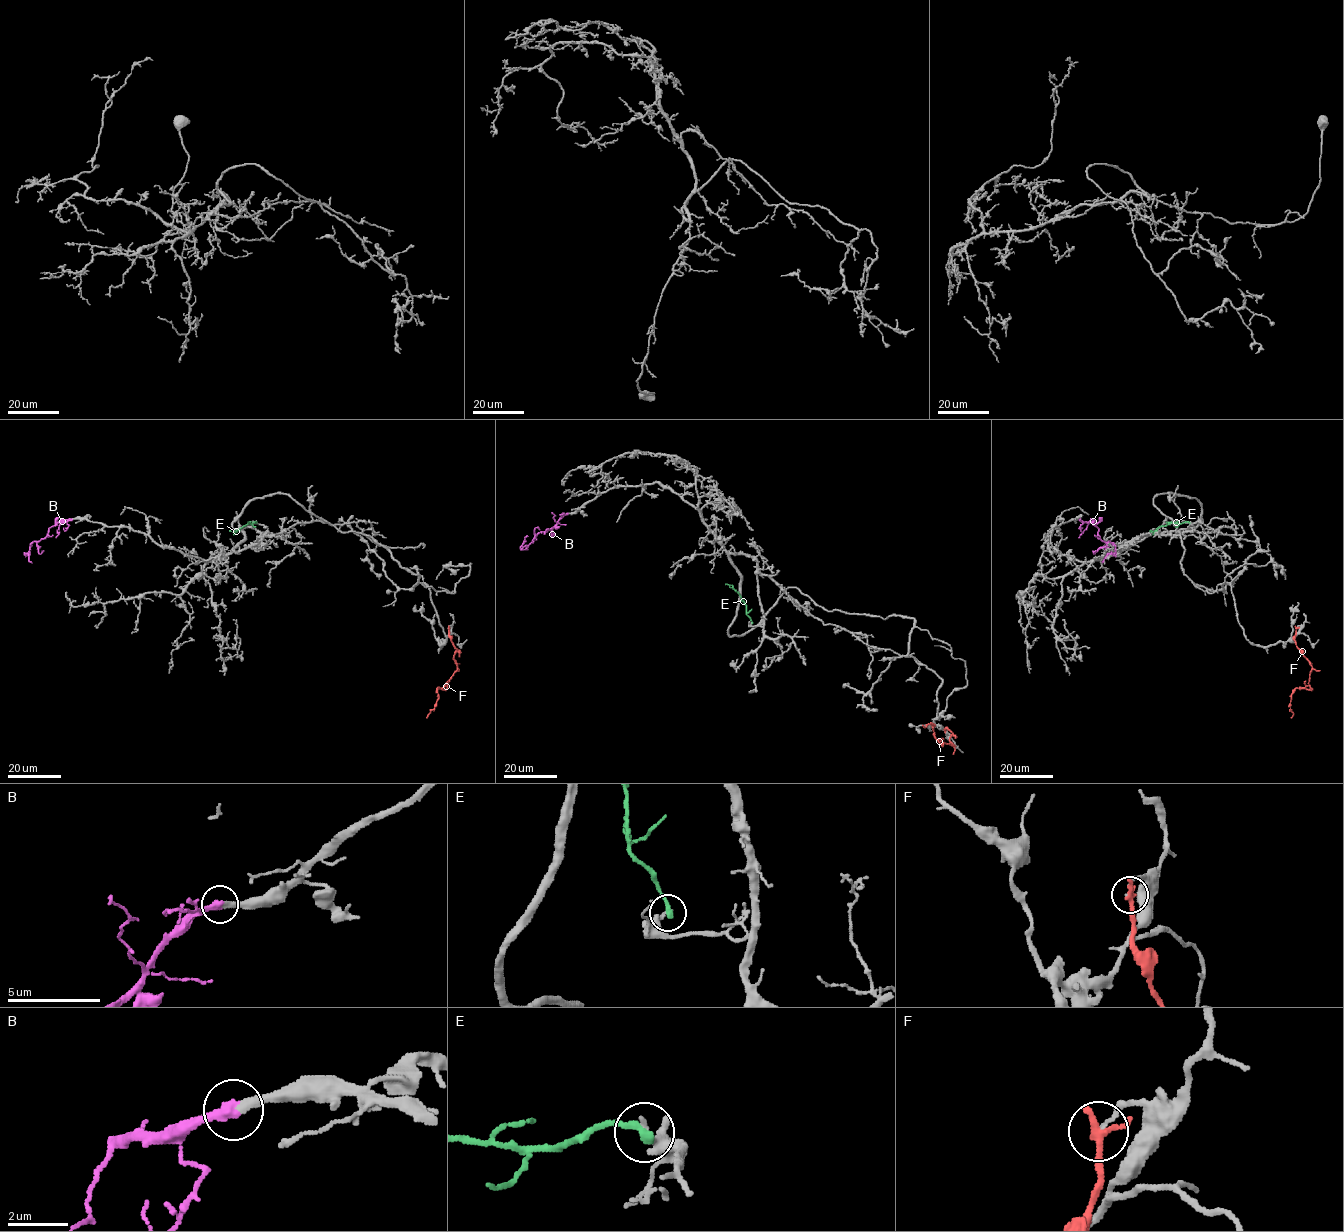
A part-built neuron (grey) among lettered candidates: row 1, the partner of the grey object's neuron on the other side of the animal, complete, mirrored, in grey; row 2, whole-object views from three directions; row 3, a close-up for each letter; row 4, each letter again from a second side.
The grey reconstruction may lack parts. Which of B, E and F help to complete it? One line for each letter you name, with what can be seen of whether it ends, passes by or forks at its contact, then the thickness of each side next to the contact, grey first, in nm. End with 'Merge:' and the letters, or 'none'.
B: it ends | 320/400 nm
Merge: B

